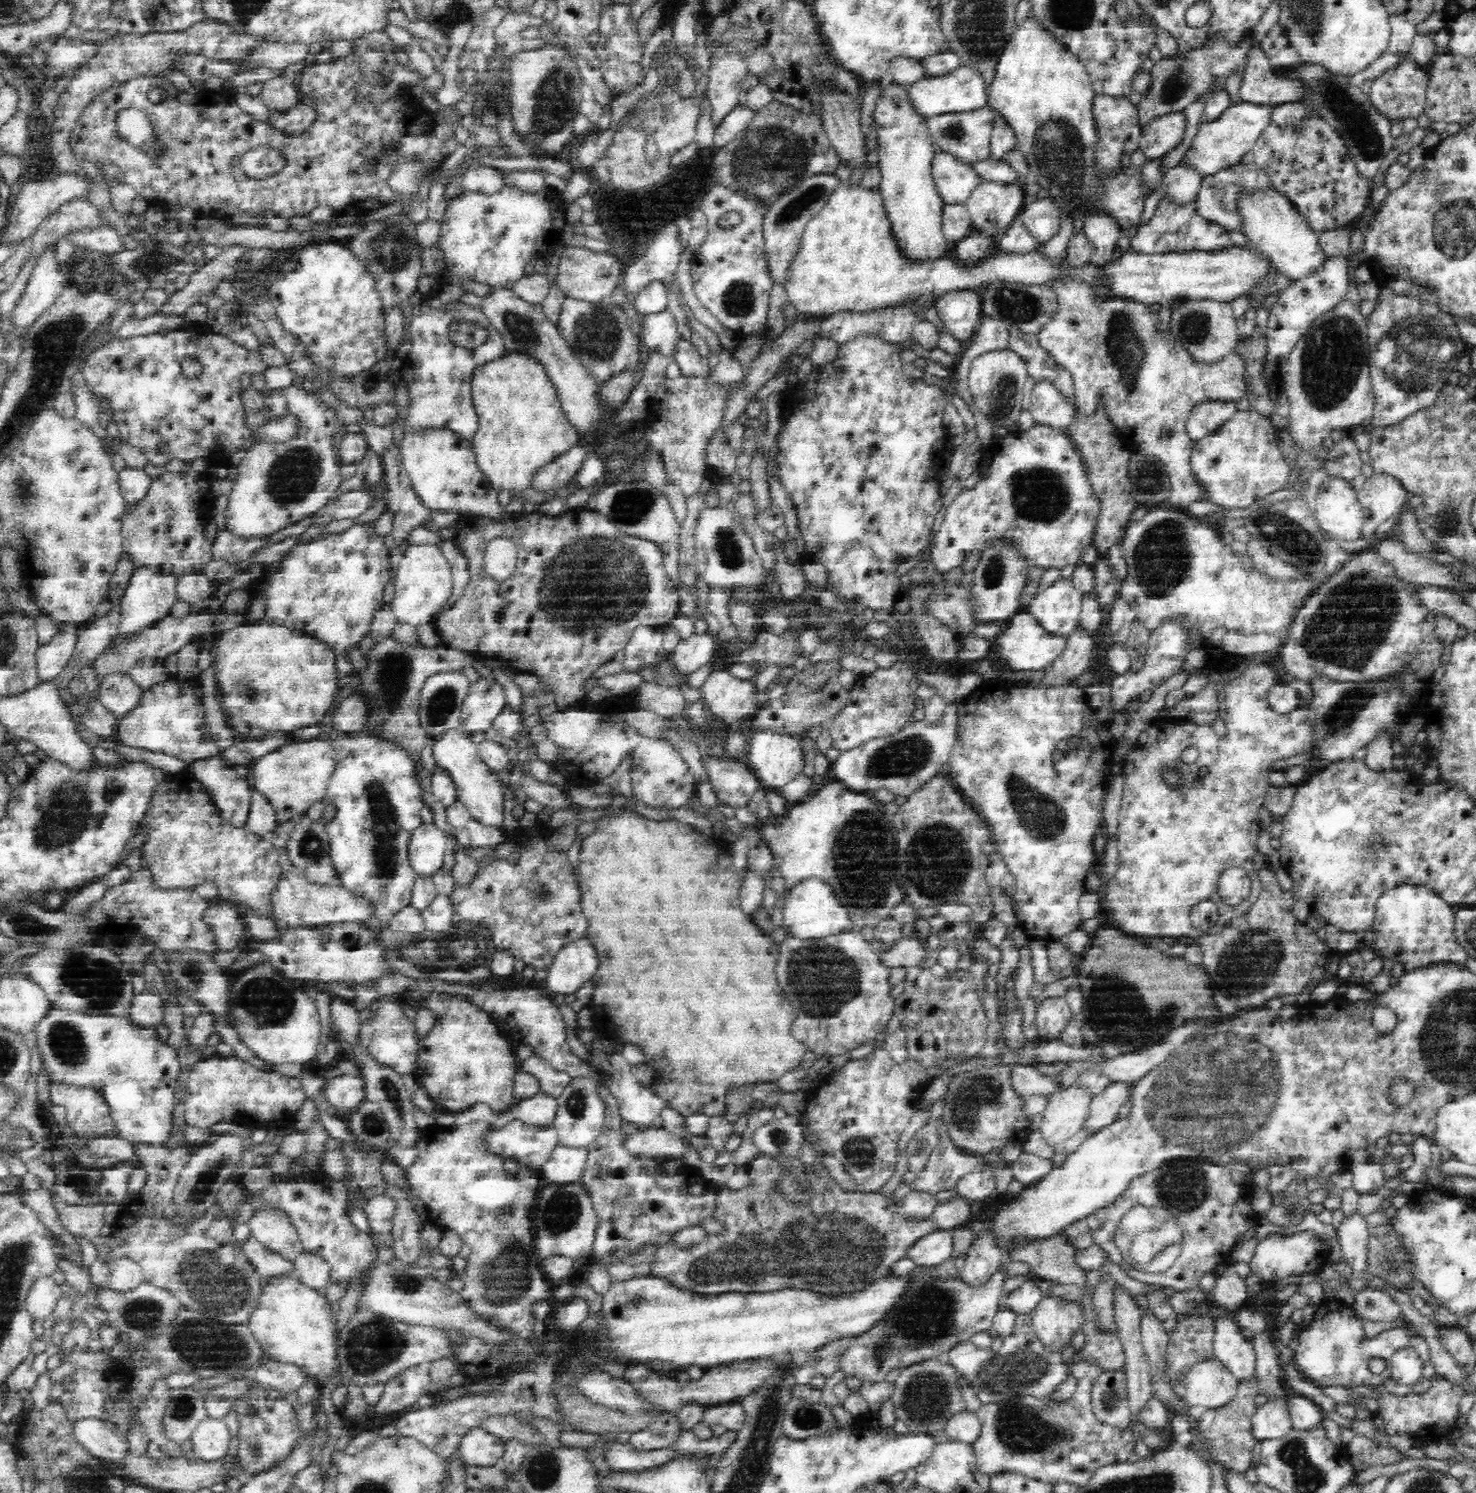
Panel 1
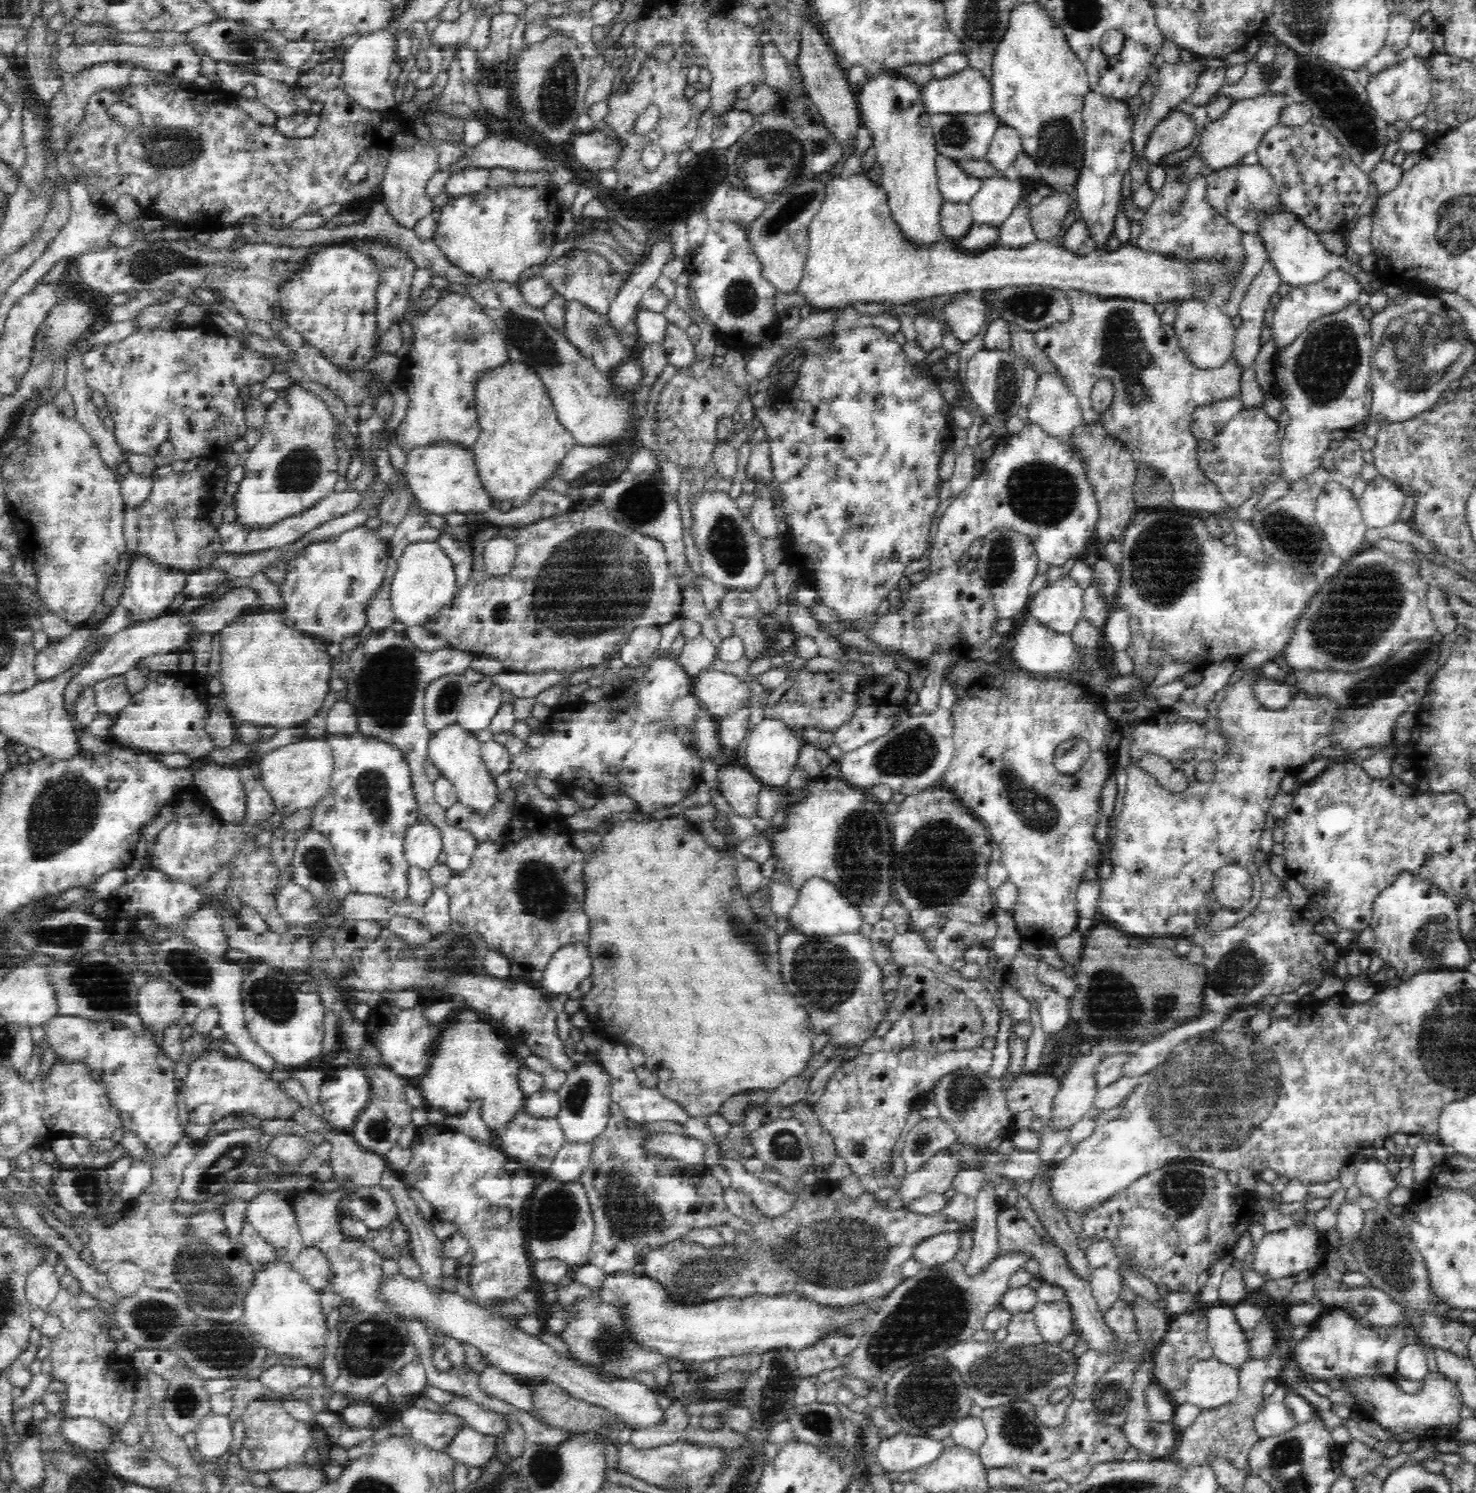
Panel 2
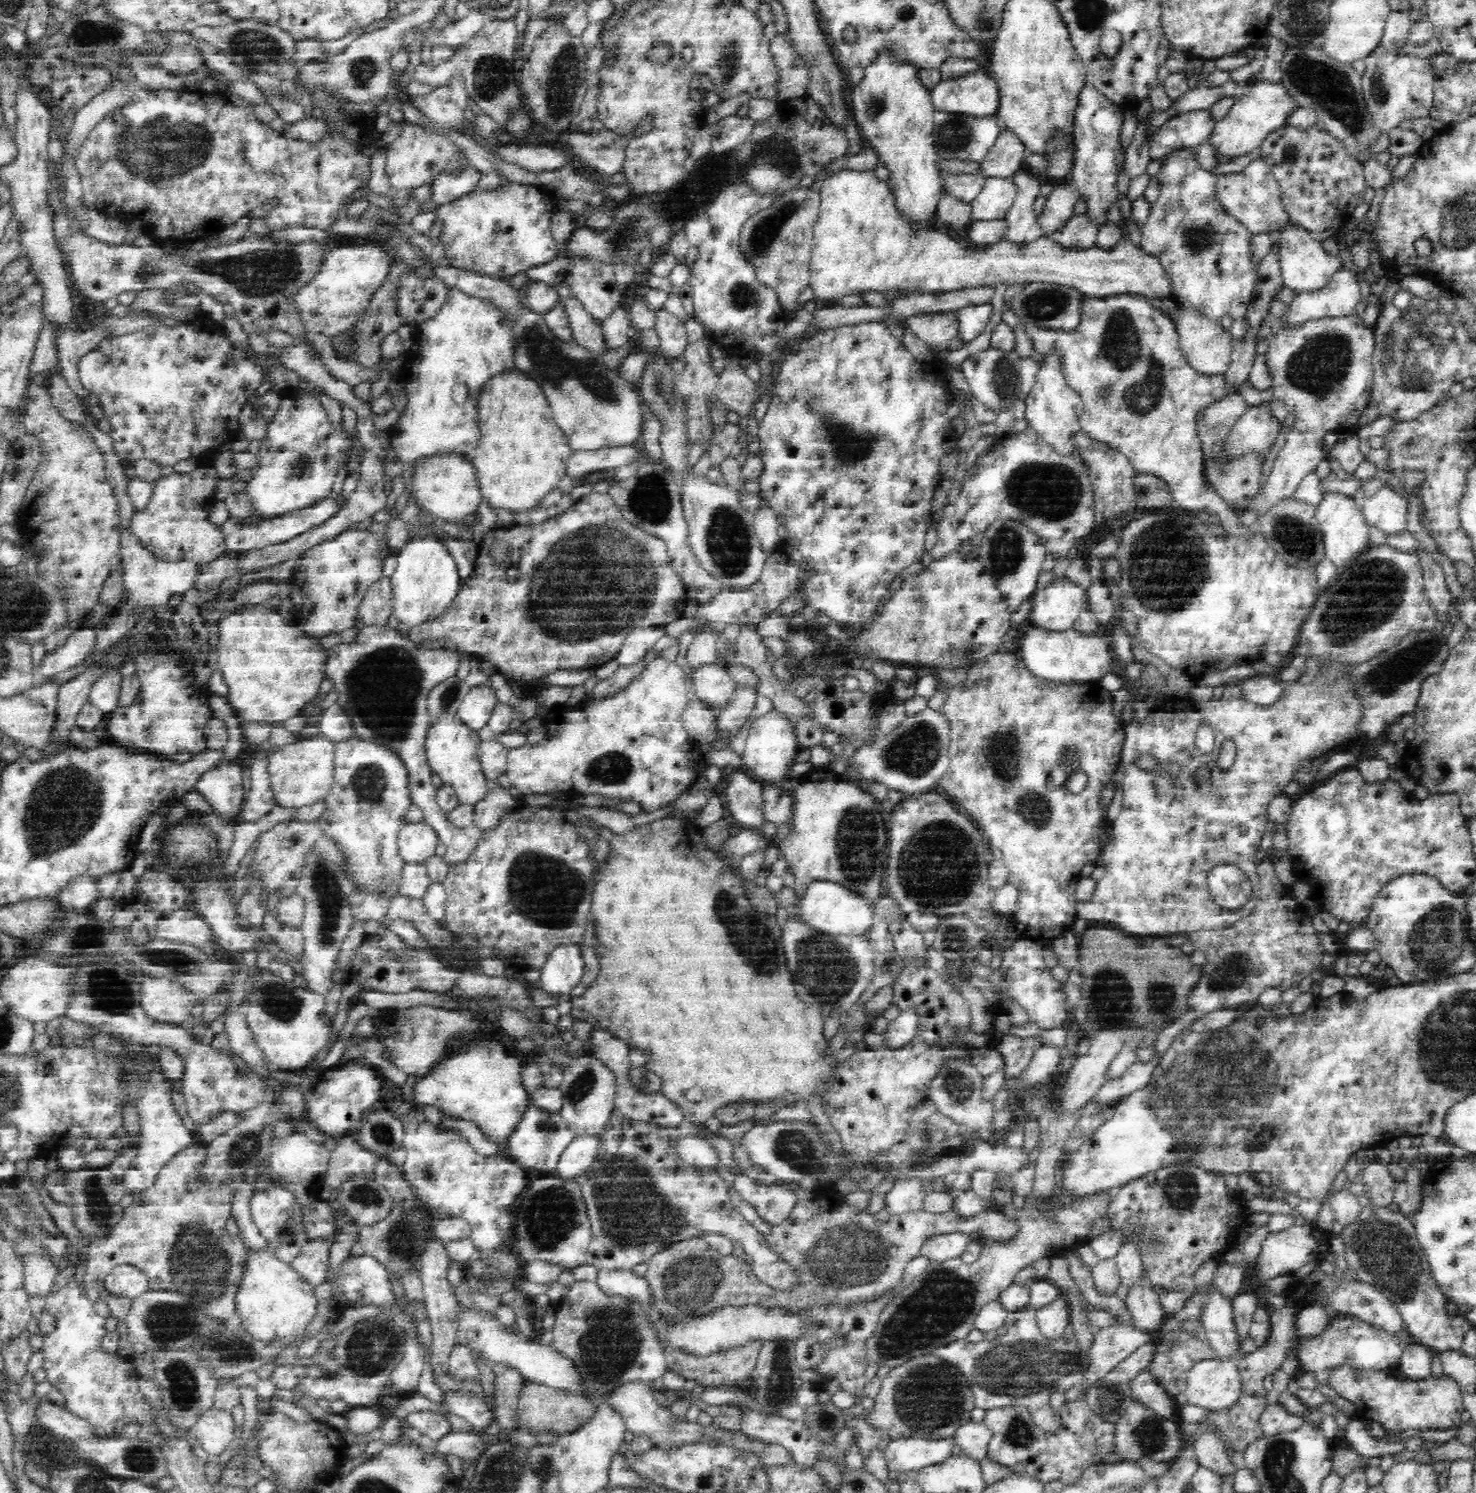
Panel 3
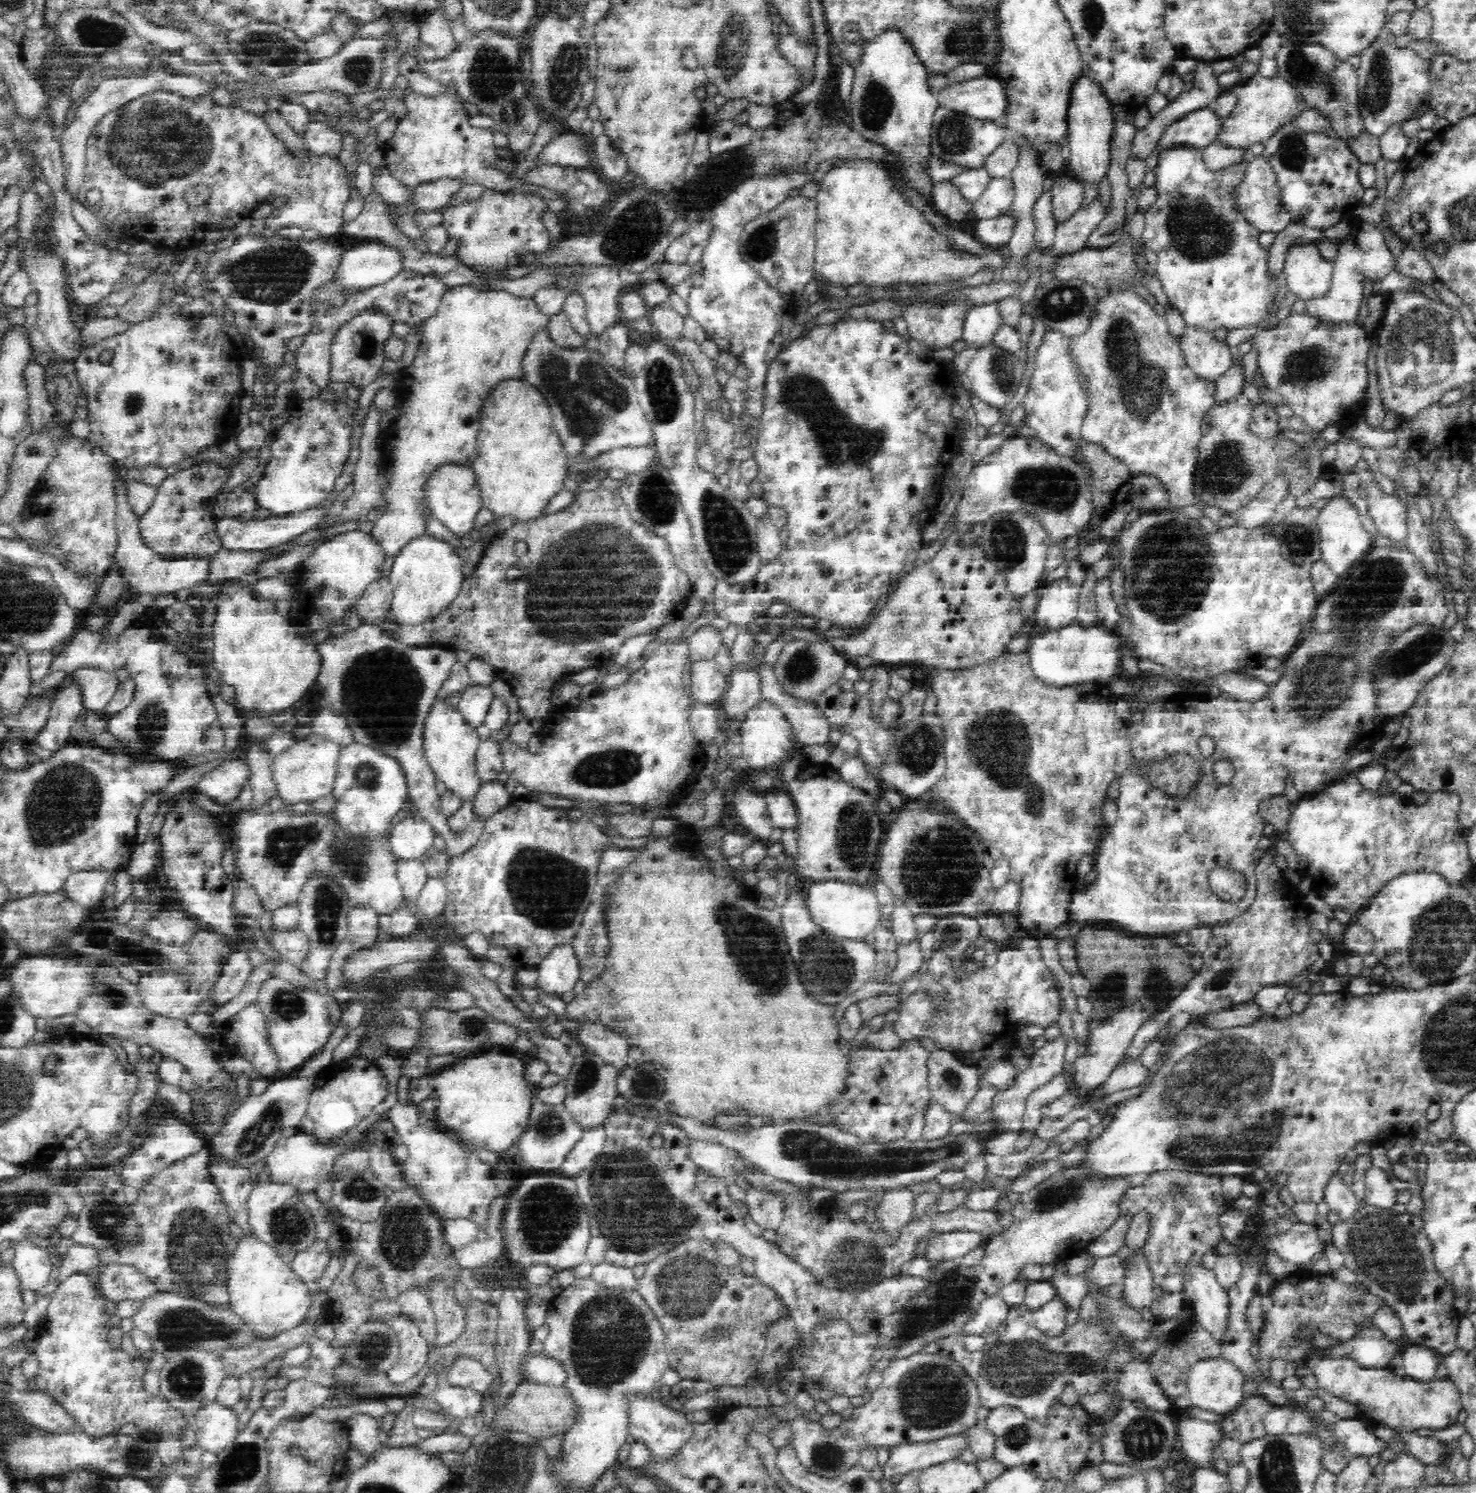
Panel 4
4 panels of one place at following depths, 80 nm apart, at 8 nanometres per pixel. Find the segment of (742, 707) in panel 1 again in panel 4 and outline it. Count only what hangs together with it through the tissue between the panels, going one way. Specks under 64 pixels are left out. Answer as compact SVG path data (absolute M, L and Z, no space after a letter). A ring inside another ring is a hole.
M714 658L690 661L688 672L693 700L710 705L723 695L727 682Z

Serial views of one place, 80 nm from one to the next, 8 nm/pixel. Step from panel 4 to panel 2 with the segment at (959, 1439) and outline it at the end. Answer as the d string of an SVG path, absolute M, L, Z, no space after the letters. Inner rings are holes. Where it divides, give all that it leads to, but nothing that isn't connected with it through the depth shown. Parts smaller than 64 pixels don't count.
M897 1433L881 1441L877 1453L885 1470L903 1473L938 1461L946 1449L941 1440Z

